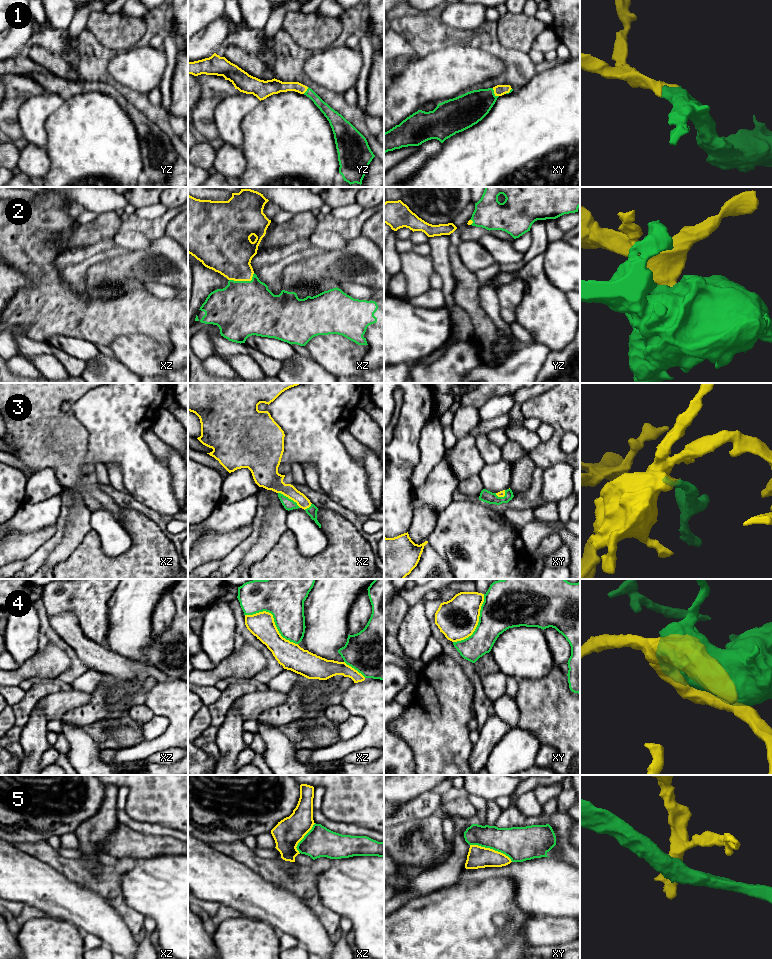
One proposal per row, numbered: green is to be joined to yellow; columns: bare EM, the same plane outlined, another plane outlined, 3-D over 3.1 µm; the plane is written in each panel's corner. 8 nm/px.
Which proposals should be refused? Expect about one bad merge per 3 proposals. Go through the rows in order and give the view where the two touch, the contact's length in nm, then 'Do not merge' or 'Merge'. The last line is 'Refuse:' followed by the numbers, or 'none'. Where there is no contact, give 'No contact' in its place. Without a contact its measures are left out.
1: Touches yellow in xy. Shared border 90 nm. Merge
2: Touches yellow in xz. Shared border 220 nm. Merge
3: Touches yellow in xz. Shared border 220 nm. Merge
4: Touches yellow in xz. Shared border 480 nm. Merge
5: Touches yellow in xy. Shared border 380 nm. Merge
Refuse: none

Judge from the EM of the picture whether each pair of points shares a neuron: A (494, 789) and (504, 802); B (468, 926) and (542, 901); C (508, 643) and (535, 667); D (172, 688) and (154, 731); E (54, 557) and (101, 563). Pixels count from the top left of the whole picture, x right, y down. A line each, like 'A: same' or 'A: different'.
A: different
B: different
C: same
D: different
E: different

